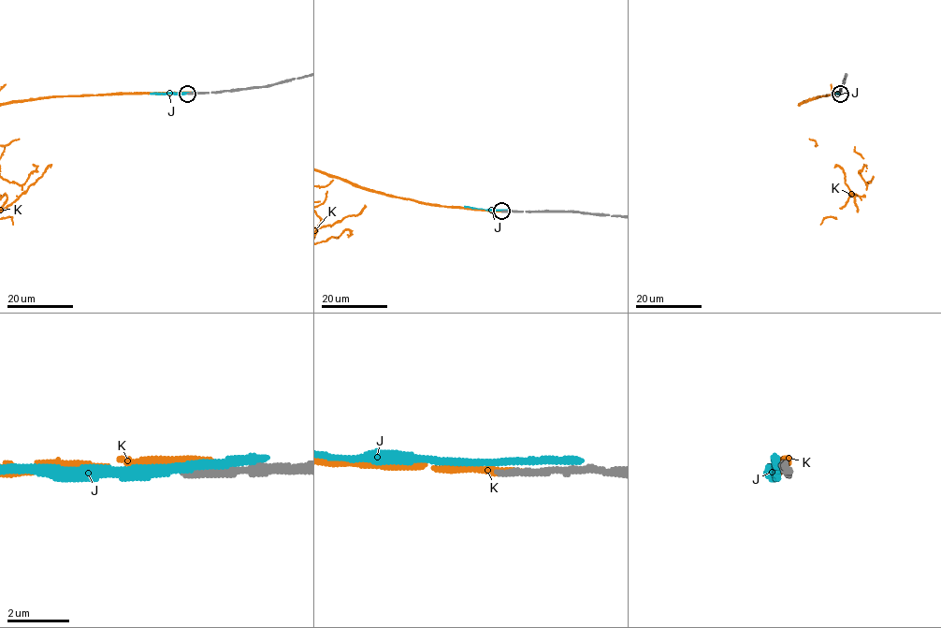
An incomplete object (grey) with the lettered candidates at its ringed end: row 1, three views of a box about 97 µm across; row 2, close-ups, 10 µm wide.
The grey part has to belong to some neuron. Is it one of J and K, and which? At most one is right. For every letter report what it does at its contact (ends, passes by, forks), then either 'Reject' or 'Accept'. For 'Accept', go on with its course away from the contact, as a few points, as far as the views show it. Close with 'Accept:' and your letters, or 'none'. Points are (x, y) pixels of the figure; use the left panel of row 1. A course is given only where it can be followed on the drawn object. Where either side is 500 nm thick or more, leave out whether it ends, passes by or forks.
J: It passes by. Reject
K: It ends there. Reject
Accept: none

